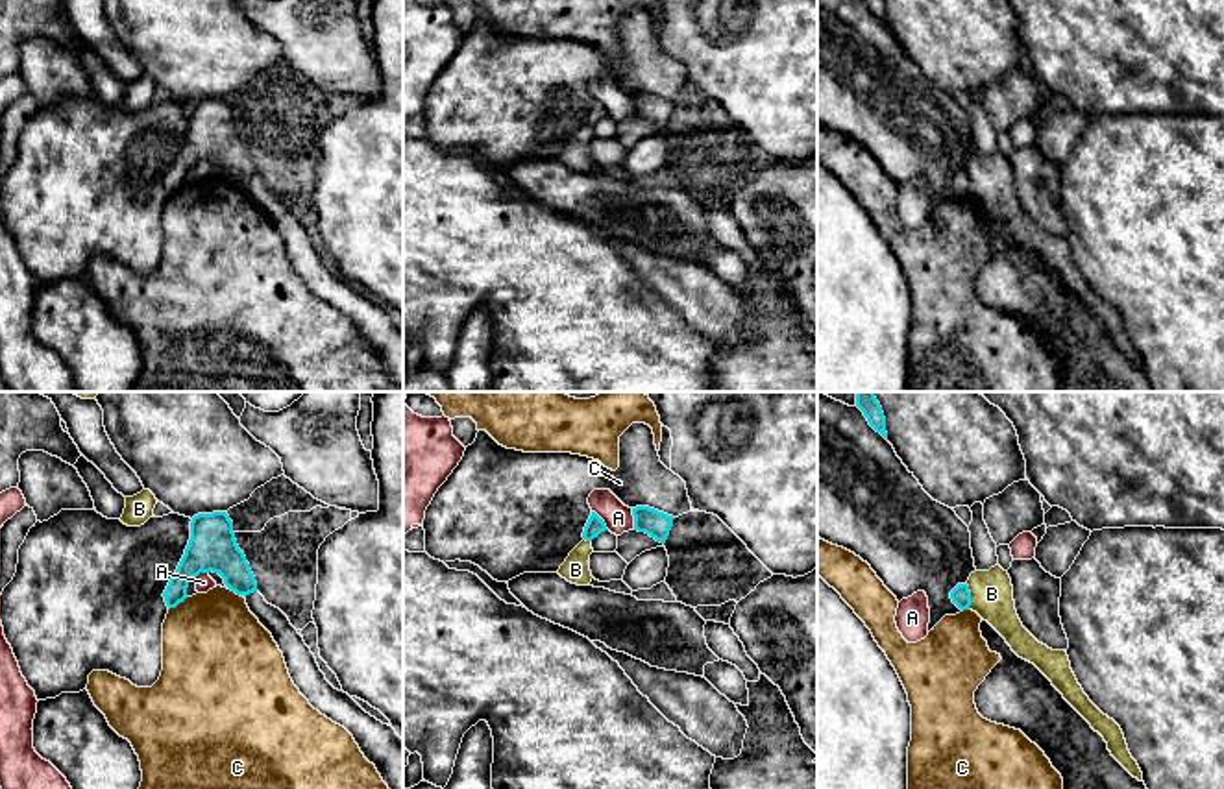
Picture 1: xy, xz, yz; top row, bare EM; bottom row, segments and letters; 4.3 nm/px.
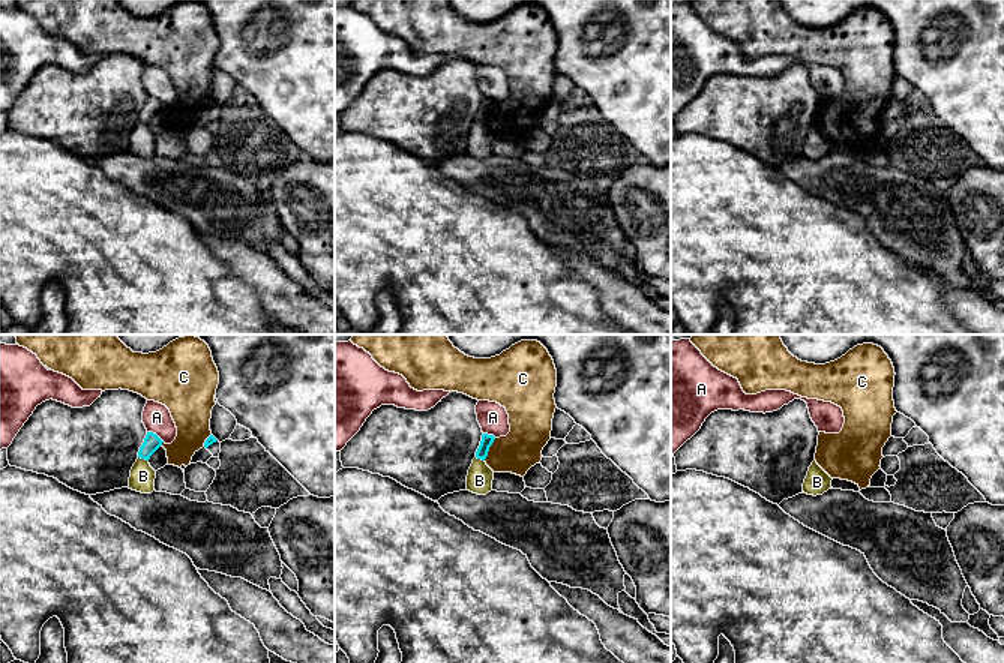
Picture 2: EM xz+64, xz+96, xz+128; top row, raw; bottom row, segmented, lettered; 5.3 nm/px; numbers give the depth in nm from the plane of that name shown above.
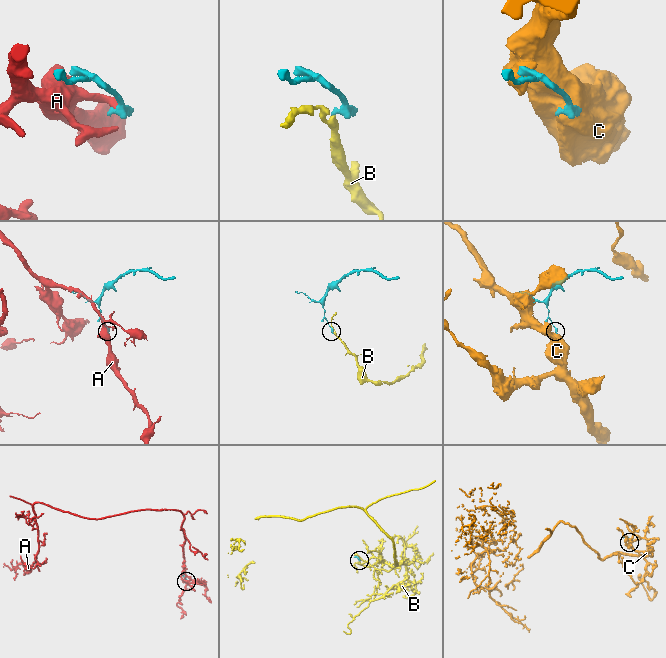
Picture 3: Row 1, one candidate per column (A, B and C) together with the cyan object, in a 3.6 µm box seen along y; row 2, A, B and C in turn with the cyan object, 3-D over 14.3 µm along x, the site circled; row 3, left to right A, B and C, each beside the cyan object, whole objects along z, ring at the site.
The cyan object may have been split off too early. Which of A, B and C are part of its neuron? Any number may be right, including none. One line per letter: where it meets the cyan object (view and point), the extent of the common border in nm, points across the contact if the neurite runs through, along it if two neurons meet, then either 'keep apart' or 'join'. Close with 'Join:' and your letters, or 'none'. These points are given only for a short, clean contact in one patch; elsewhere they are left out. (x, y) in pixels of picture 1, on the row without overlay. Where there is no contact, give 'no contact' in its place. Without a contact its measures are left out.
A: xz (601, 106) | 120 nm | along xz (592, 97), (609, 115) | keep apart
B: yz (969, 183) | 110 nm | along yz (966, 170), (969, 194) | keep apart
C: xy (178, 189) | 110 nm | keep apart
Join: none

